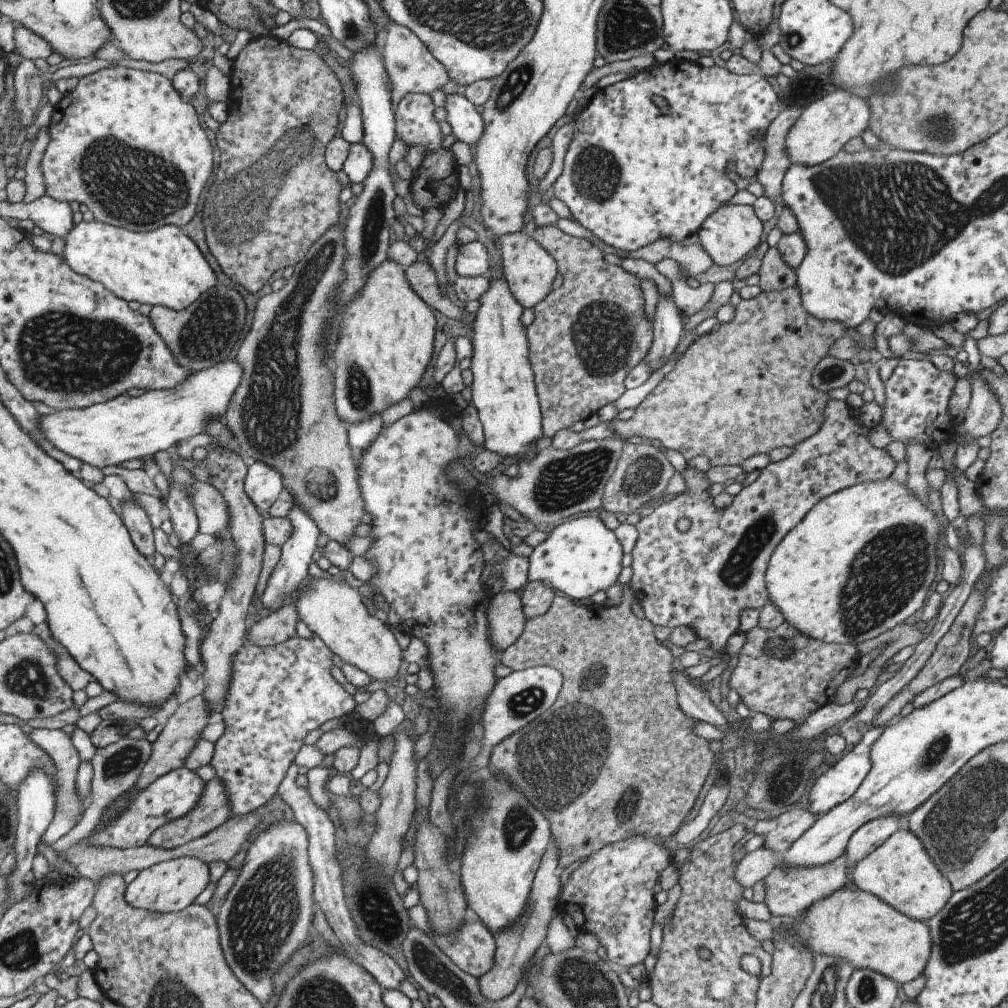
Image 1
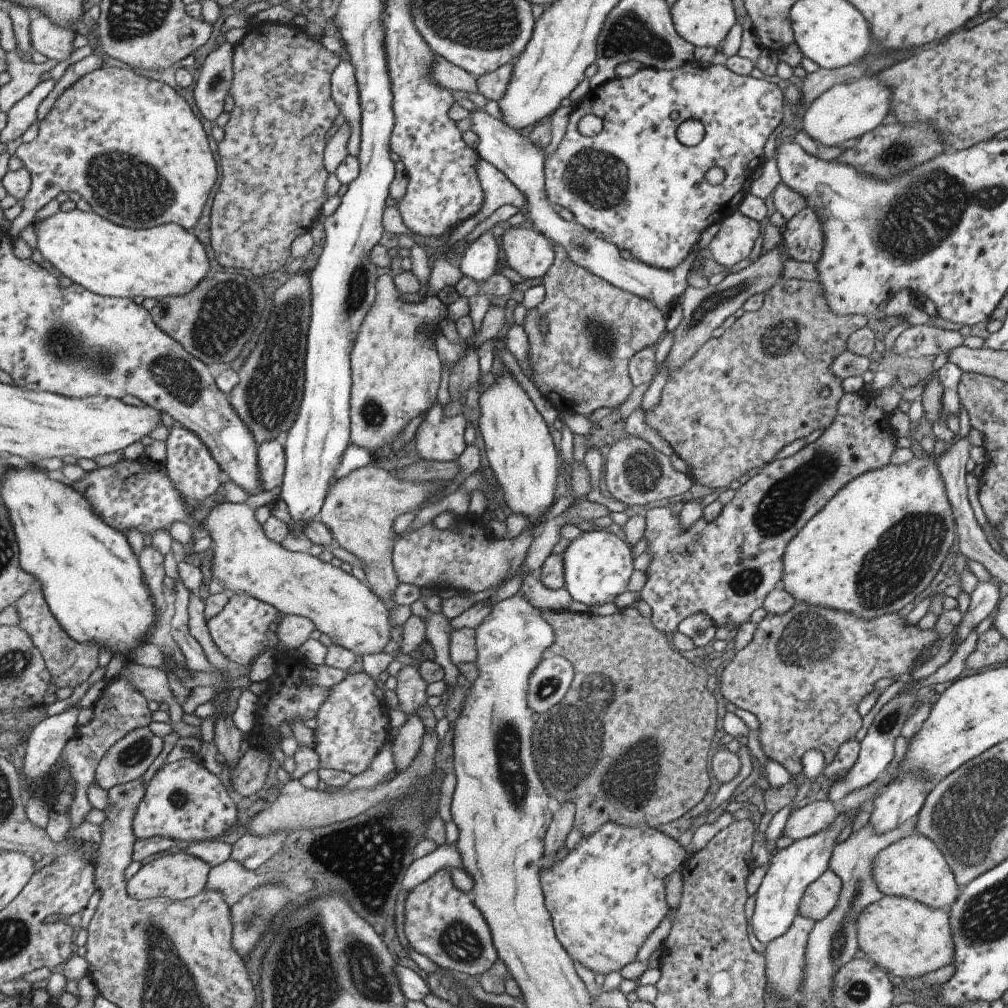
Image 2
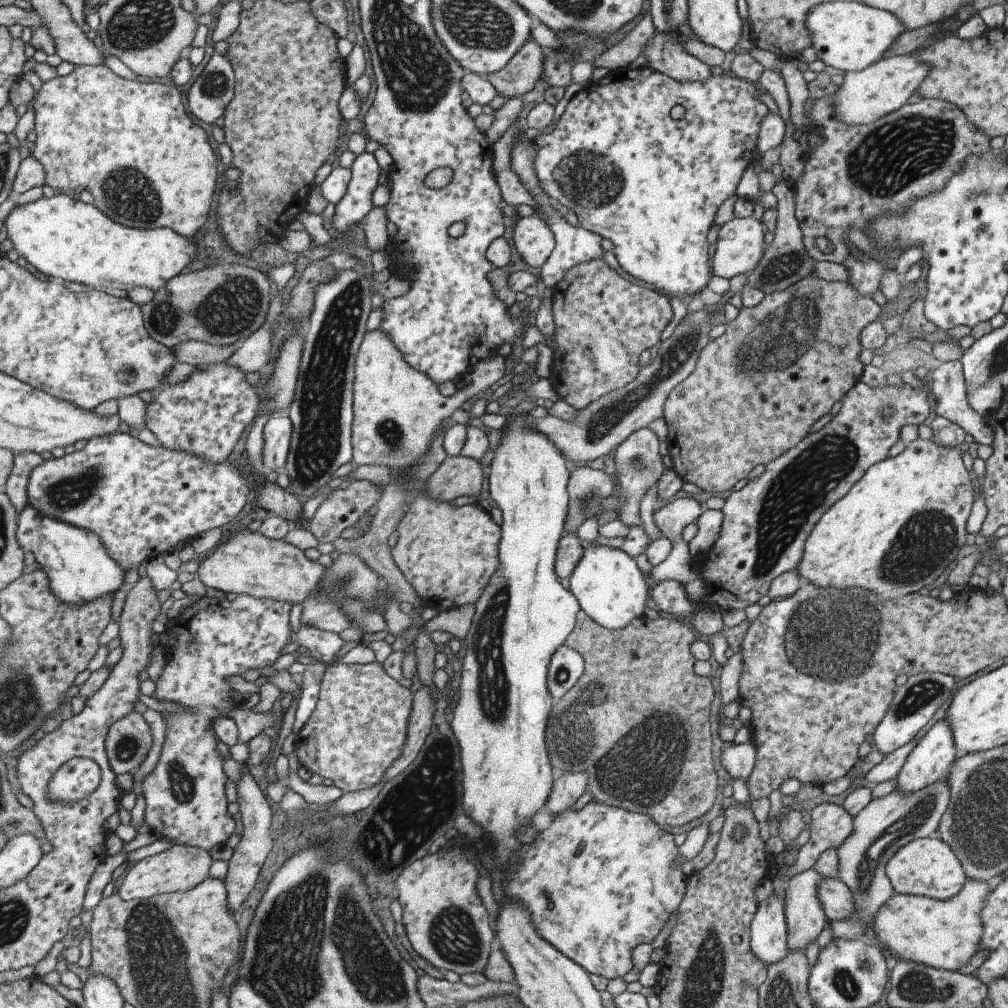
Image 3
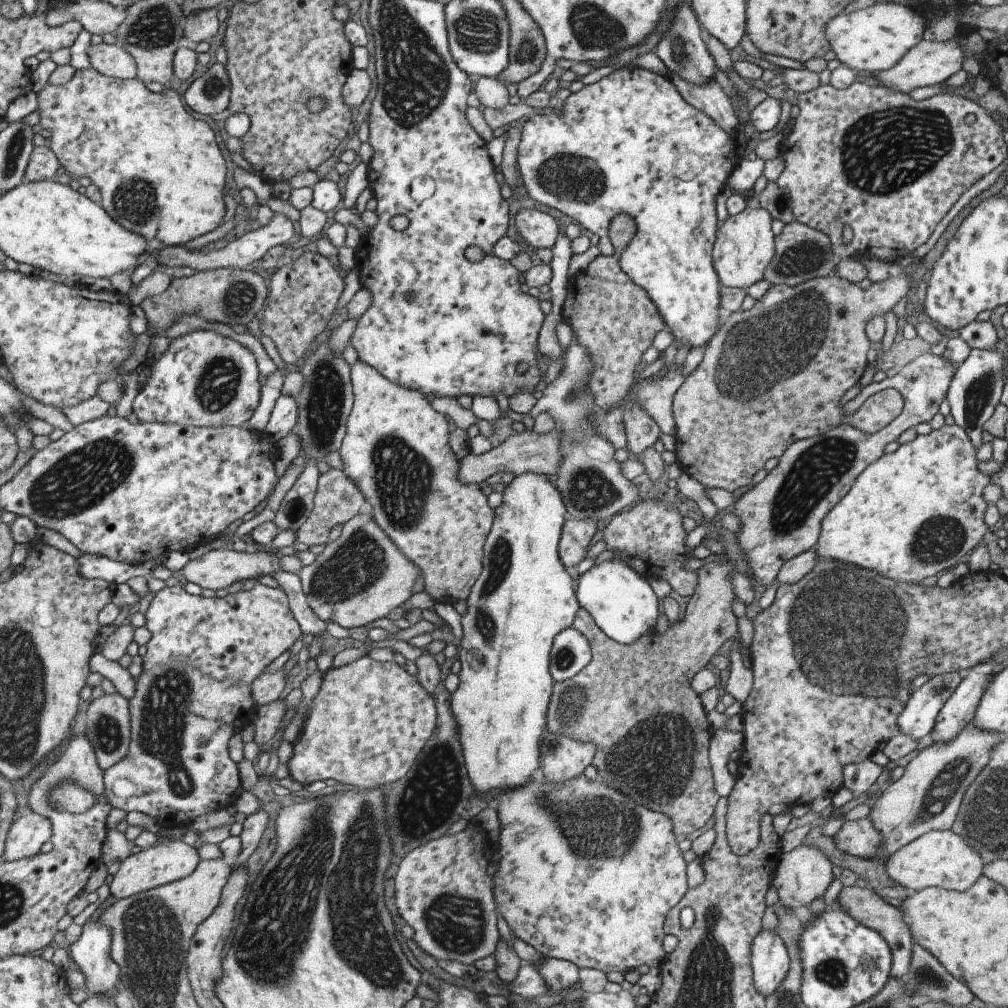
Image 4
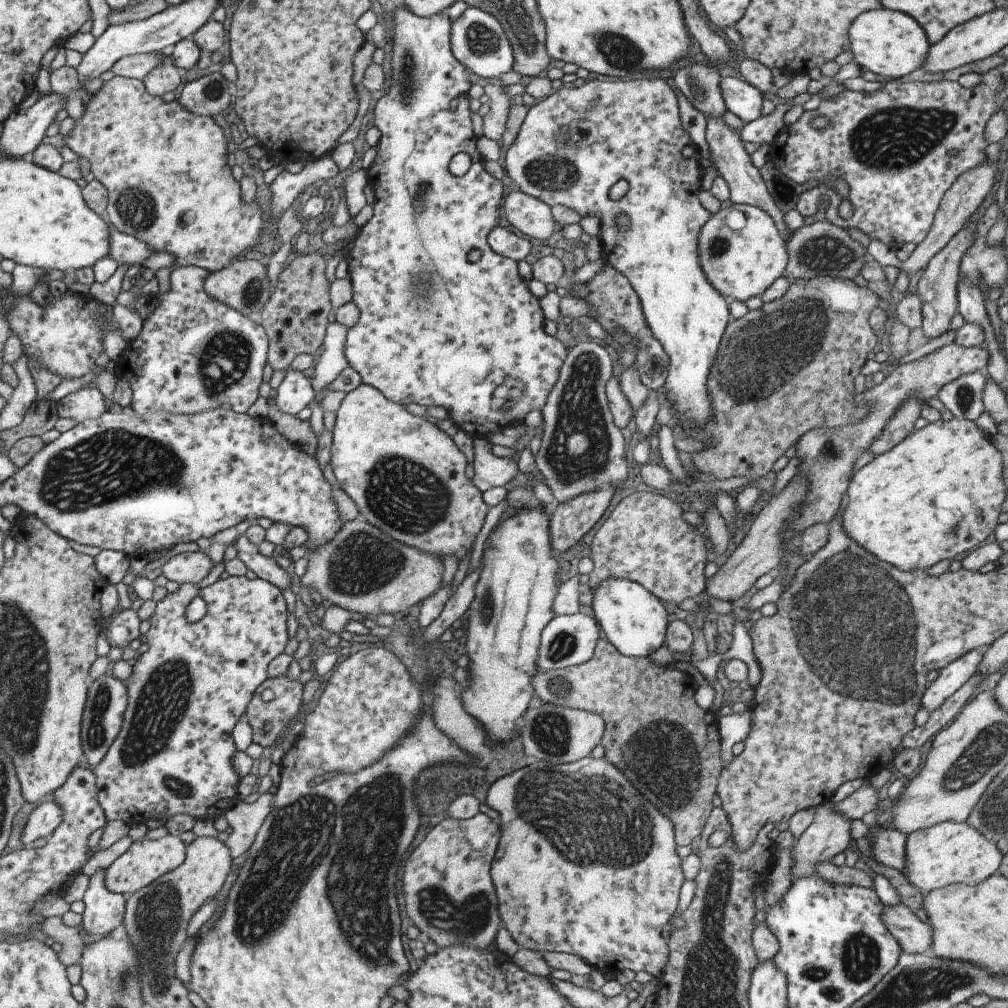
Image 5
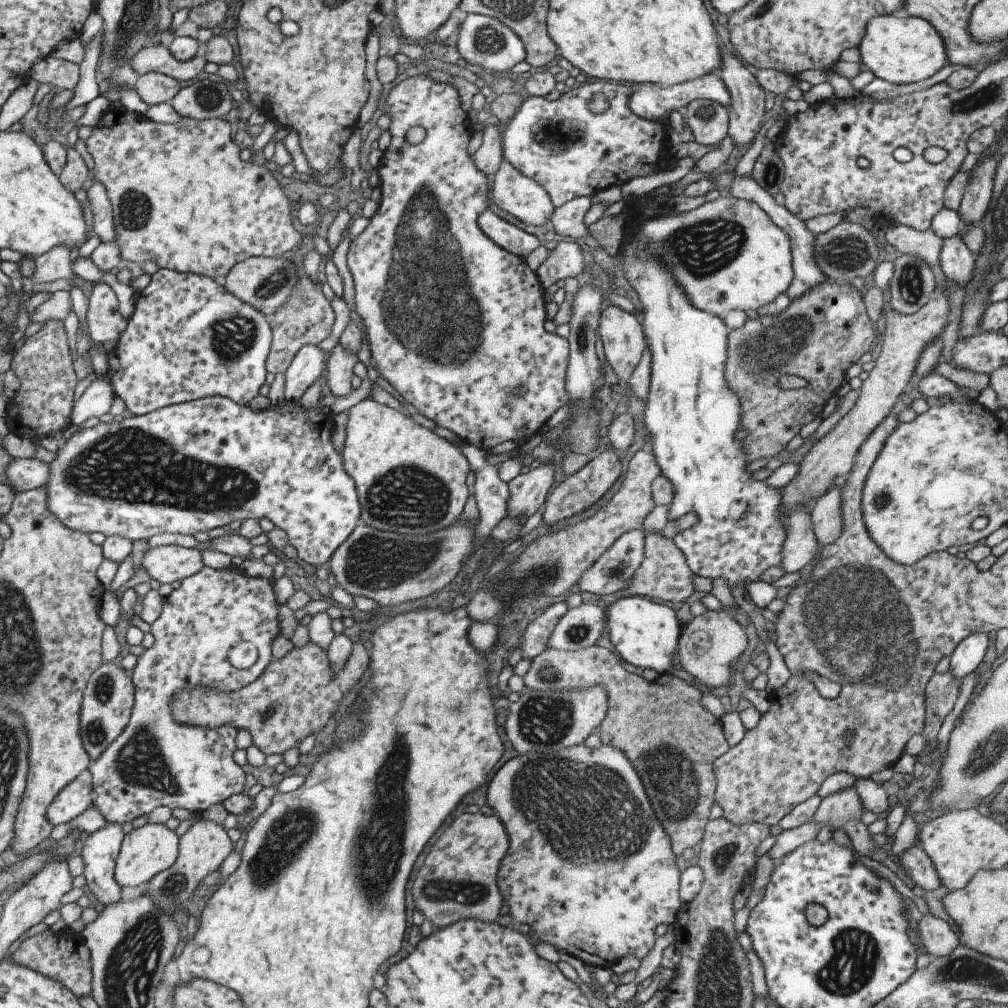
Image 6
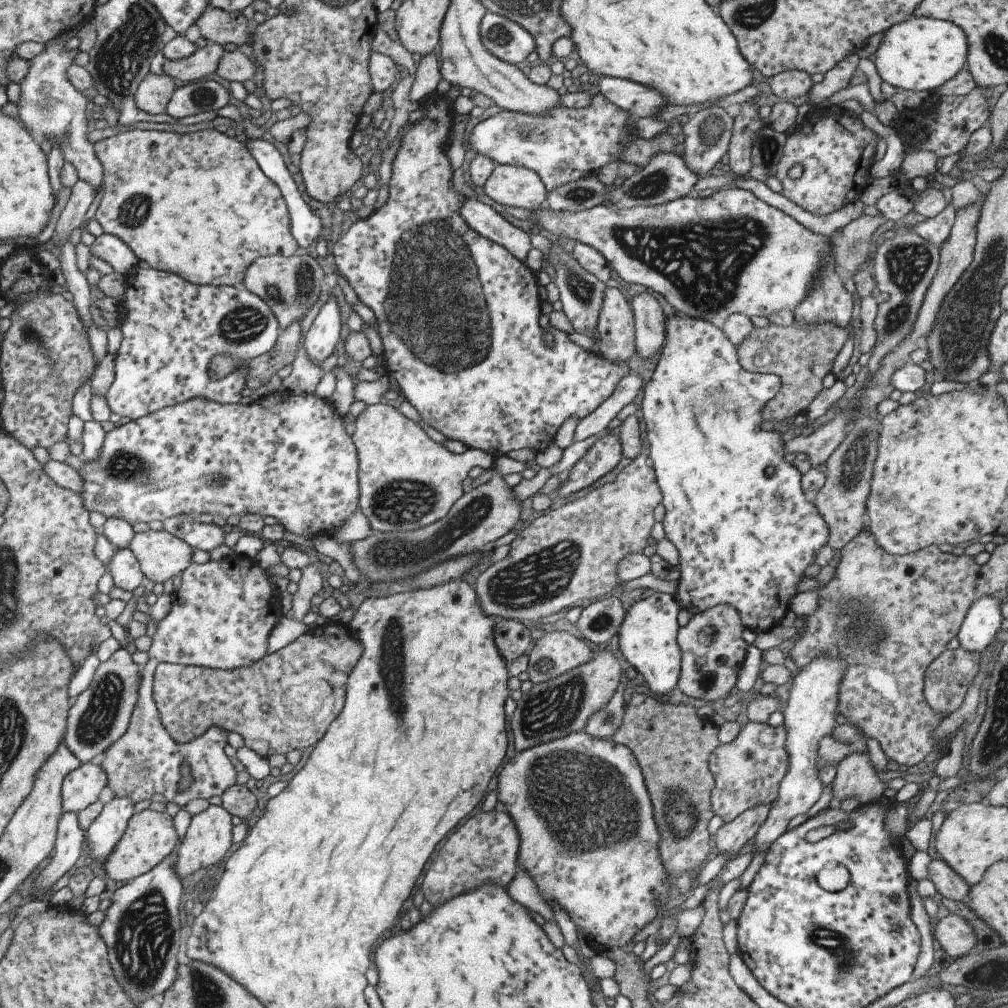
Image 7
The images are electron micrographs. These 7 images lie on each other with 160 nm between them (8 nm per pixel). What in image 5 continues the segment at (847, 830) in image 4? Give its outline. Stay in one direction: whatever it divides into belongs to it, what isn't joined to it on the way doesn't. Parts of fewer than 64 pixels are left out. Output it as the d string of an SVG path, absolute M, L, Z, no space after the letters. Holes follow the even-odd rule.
M875 823L868 826L865 838L869 840L871 856L882 866L899 872L905 868L905 834Z

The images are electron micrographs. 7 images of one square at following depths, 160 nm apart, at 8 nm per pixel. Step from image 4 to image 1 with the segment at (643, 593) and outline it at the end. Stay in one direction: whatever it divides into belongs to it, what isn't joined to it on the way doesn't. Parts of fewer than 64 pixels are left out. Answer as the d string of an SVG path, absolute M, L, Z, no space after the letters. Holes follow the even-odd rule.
M579 516L549 530L543 542L534 546L526 557L528 580L539 581L556 588L574 602L585 603L598 590L605 590L617 583L621 570L622 548L612 530L594 516Z

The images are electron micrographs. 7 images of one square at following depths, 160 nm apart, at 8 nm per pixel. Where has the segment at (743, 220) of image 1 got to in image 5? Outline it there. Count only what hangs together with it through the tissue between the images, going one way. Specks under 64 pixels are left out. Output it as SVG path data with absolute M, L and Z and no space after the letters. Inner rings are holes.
M731 203L727 208L719 208L697 234L697 260L705 274L705 280L722 294L728 304L737 300L741 304L750 297L761 296L787 266L787 250L775 224L763 210L750 205ZM741 212L745 218L743 228L730 230L724 223L726 214Z

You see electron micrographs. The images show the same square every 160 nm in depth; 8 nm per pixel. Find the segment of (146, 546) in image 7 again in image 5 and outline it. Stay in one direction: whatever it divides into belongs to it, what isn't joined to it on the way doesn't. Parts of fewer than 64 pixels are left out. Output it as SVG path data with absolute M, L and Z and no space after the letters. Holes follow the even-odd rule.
M182 552L171 557L160 567L160 574L177 584L197 584L203 580L214 564L202 552Z

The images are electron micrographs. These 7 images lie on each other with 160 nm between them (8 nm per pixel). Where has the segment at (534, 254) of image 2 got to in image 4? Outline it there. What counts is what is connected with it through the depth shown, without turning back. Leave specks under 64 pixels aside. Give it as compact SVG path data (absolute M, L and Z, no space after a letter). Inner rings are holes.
M526 203L515 214L513 224L518 234L523 238L527 247L551 249L555 245L556 238L559 234L559 224L543 208L537 206L534 208L527 207L529 206Z

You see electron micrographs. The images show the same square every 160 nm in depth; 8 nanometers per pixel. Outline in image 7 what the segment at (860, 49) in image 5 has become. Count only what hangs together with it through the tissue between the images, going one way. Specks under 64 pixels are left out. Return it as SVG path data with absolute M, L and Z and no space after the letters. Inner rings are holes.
M911 16L885 30L873 60L881 81L895 88L929 93L965 69L965 62L967 38L959 26L943 20Z

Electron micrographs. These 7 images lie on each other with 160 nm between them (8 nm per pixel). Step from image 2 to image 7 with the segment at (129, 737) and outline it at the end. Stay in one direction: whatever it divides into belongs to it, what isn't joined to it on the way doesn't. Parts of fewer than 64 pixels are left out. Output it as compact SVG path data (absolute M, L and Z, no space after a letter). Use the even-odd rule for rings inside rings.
M114 638L103 640L95 653L100 662L99 667L95 670L89 687L72 699L67 712L64 744L80 763L89 762L123 735L137 702L137 690L141 682L140 667L133 662L127 650L119 647Z

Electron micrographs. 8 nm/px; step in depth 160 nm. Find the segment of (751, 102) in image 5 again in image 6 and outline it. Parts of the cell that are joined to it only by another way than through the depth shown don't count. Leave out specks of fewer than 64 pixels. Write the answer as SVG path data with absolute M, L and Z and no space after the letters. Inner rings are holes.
M709 72L707 76L701 76L697 80L686 81L675 85L668 85L661 87L657 84L641 83L631 86L631 96L627 100L627 108L629 111L637 117L645 120L663 120L665 126L668 126L668 118L672 112L677 112L678 108L685 108L689 102L693 100L706 99L709 101L717 102L723 107L729 106L729 94L727 94L727 88L721 81L718 74Z

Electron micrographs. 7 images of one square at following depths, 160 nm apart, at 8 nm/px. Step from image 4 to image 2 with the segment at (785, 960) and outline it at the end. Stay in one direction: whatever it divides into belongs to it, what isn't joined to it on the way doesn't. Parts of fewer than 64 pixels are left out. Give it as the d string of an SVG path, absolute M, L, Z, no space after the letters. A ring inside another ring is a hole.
M837 812L836 817L826 826L811 836L793 841L786 848L777 851L768 861L765 874L761 879L757 892L754 894L756 900L753 906L752 928L755 938L766 945L774 938L781 936L791 924L798 909L798 902L808 884L811 884L820 874L828 868L832 850L838 840L842 829L849 825L854 814L846 815Z

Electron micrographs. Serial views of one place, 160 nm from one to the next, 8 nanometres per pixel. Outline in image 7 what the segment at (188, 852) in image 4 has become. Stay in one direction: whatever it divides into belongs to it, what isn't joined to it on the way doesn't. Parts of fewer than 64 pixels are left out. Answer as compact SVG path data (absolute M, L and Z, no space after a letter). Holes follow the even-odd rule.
M142 810L129 816L123 836L117 840L115 848L111 848L111 854L107 854L98 873L106 874L113 882L130 882L152 870L171 850L176 849L178 844L171 816L166 812Z

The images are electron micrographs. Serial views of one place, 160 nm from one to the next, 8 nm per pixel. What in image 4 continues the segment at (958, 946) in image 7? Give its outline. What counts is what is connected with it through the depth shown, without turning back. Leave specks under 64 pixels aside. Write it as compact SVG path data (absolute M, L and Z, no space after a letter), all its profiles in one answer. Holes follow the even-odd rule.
M843 886L839 890L836 900L845 914L855 918L855 922L859 922L865 928L875 930L877 934L881 934L881 938L887 942L887 946L891 950L891 970L889 970L888 978L903 977L907 970L909 970L913 938L911 938L911 934L907 930L907 924L903 922L899 910L887 904L875 892L871 892L867 888L859 888L859 886Z

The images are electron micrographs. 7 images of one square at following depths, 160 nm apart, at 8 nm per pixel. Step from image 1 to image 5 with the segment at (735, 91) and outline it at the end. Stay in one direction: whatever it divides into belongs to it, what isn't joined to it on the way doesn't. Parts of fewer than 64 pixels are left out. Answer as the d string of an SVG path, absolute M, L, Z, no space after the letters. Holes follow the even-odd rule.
M641 76L633 77L631 80L589 80L575 88L565 88L556 90L545 100L537 102L531 107L528 107L527 114L523 118L519 131L515 134L515 139L511 142L511 146L505 150L505 168L506 175L515 183L515 186L523 192L529 194L533 198L543 200L549 207L554 205L575 210L575 214L579 214L581 218L584 216L595 216L599 219L599 236L602 241L602 256L606 263L619 272L633 288L641 306L641 314L645 320L647 332L661 344L665 356L667 356L667 376L661 388L665 391L664 402L669 402L675 409L675 413L671 417L671 421L675 420L685 432L687 436L692 437L695 428L705 428L709 424L711 416L711 402L707 398L707 372L711 370L711 362L715 360L719 342L723 336L726 325L731 320L727 310L727 303L722 294L719 294L707 280L705 274L699 266L697 260L697 234L699 228L707 222L707 218L711 218L711 214L704 210L697 199L697 195L701 192L701 166L697 162L698 151L696 145L689 138L689 134L683 130L679 122L679 112L676 94L661 78L643 78ZM619 180L625 180L629 185L625 194L619 200L611 200L608 196L608 190ZM620 214L626 214L629 219L627 230L620 230L616 224L616 218Z

